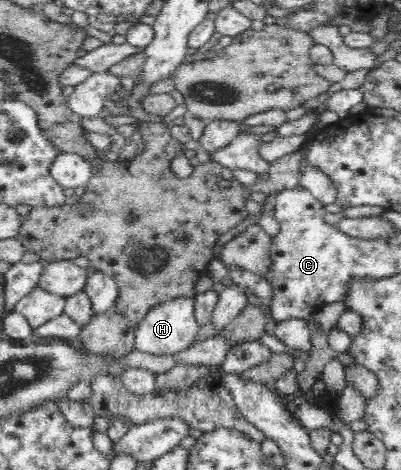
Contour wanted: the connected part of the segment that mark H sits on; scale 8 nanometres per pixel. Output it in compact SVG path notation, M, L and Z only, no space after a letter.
M179 297L152 307L135 327L135 349L146 354L176 354L196 340L200 325L195 319L195 298Z

